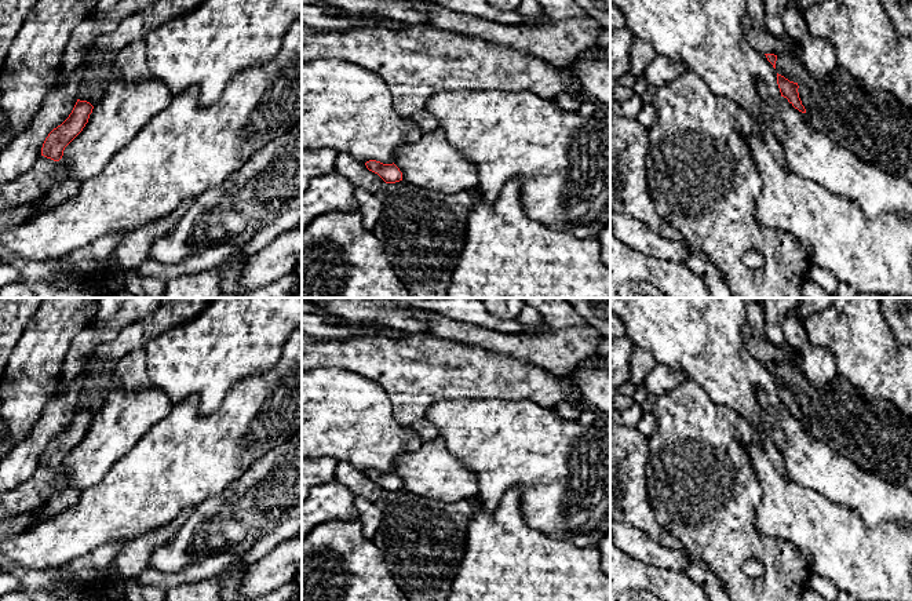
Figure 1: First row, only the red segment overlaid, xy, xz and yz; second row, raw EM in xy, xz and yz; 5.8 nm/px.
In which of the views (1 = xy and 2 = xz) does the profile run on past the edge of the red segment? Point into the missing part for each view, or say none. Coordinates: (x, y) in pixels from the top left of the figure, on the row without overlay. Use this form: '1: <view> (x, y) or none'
1: none
2: none

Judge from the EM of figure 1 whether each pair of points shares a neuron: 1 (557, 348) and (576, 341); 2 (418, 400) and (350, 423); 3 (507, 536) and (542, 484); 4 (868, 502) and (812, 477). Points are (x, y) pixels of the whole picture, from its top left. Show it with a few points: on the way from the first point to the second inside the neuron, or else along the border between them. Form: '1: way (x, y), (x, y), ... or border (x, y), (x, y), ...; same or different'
1: way (561, 348), (572, 345); same
2: border (374, 382), (387, 394), (394, 418), (411, 426); different
3: border (491, 510), (518, 487), (524, 520), (547, 535); different
4: way (854, 488), (835, 477), (825, 477); same

